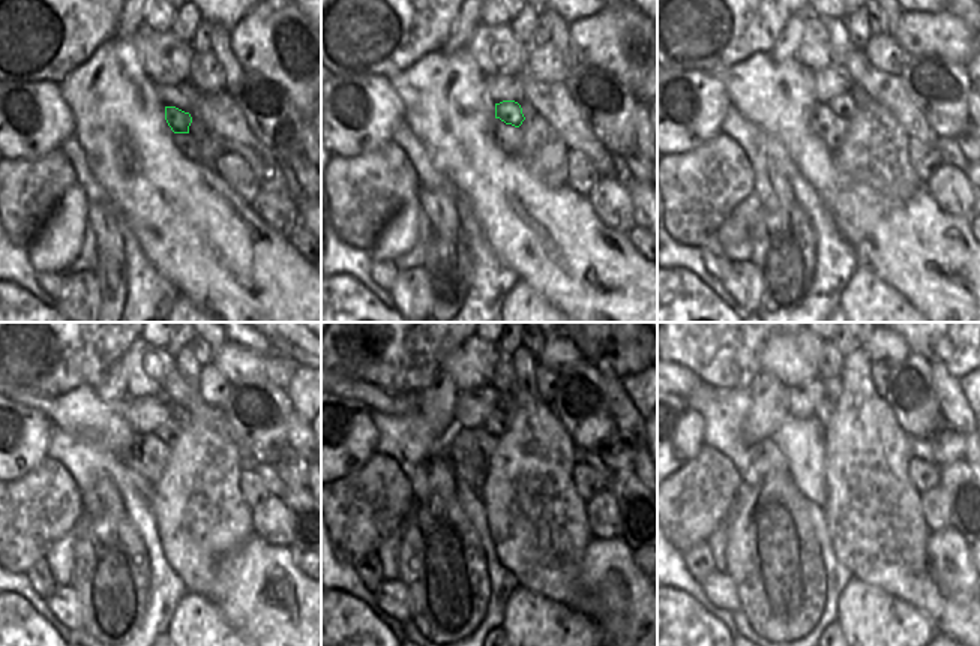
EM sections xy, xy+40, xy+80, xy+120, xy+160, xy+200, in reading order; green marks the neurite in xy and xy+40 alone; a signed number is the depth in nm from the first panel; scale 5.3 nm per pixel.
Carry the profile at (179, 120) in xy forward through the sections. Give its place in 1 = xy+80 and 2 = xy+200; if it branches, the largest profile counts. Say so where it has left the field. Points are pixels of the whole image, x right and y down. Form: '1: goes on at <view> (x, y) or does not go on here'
1: goes on at xy+80 (842, 105)
2: goes on at xy+200 (823, 411)

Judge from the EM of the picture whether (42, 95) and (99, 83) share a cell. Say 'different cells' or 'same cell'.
different cells

